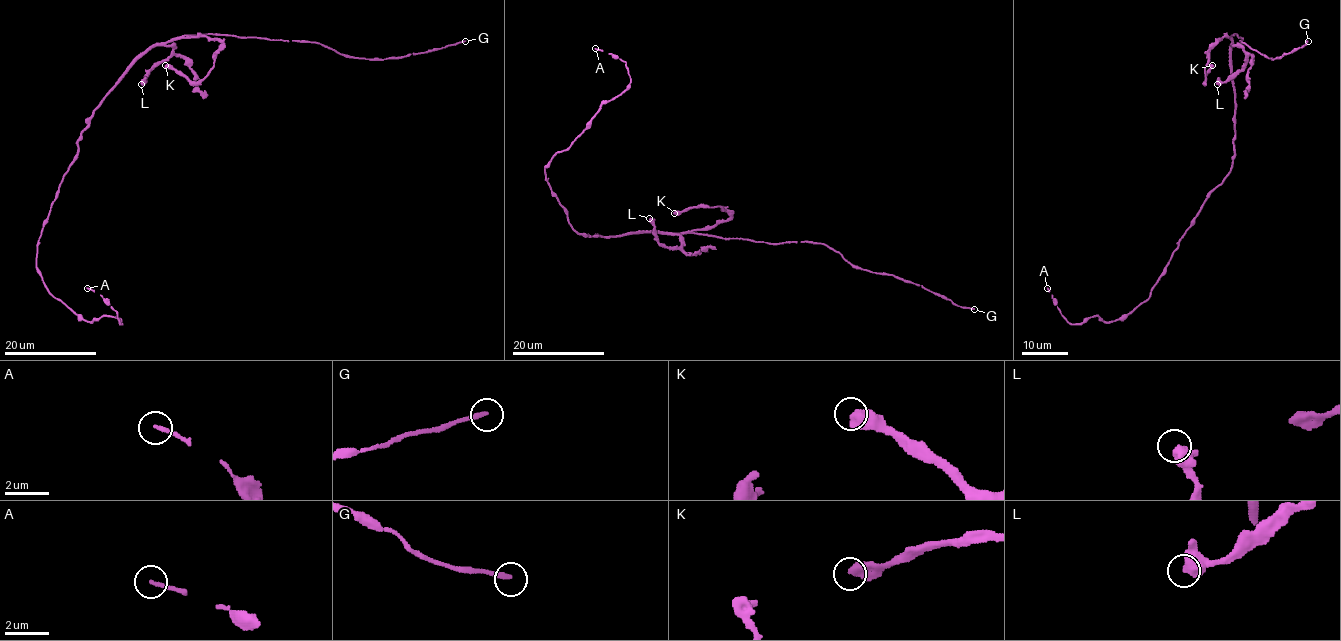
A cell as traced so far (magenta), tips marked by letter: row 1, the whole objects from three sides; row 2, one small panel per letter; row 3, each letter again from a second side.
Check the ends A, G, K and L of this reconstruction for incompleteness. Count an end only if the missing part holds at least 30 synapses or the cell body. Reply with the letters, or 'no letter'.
G

